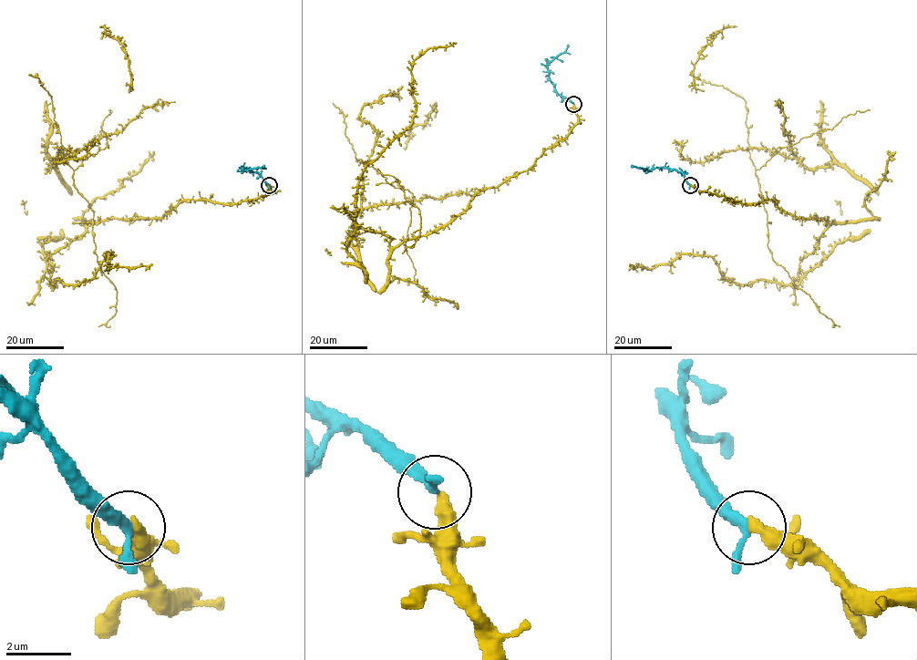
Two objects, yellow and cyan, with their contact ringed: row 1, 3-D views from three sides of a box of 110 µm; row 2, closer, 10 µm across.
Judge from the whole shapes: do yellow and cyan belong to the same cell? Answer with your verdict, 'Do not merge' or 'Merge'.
Merge

